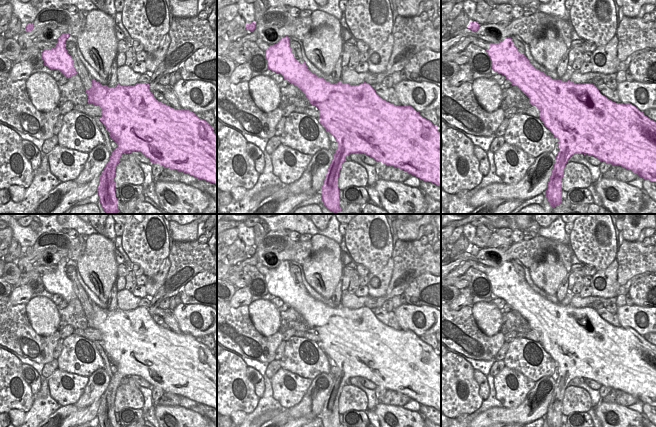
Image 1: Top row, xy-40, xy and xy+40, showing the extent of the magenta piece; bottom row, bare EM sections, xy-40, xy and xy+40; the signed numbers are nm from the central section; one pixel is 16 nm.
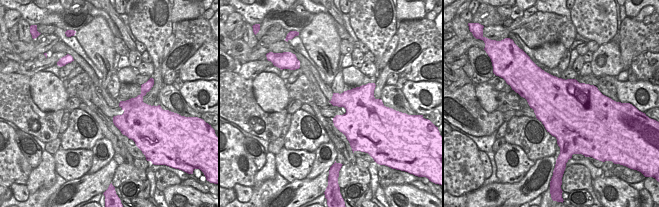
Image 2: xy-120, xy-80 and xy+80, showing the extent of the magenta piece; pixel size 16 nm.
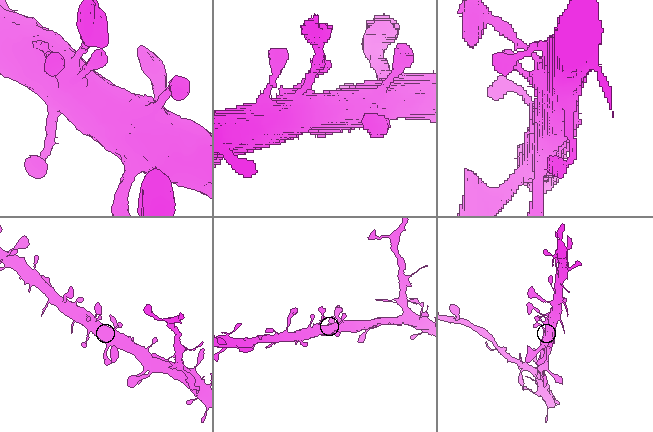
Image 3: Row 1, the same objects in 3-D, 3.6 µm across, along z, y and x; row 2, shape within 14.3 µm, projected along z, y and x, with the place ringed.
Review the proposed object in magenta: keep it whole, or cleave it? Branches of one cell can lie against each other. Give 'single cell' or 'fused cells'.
single cell

